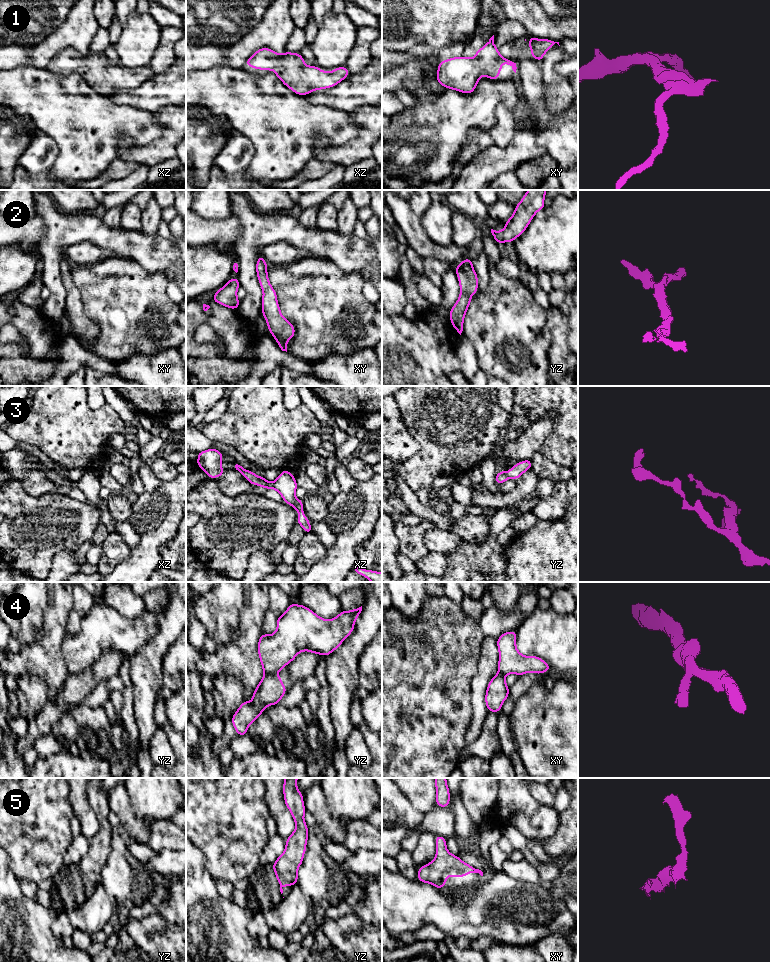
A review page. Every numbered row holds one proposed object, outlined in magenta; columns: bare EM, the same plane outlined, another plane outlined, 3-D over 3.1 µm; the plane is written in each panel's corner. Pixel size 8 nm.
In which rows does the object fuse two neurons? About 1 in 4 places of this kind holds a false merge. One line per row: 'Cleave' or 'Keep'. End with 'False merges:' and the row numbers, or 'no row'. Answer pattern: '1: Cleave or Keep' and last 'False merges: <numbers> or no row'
1: Keep
2: Keep
3: Keep
4: Cleave
5: Keep
False merges: 4

